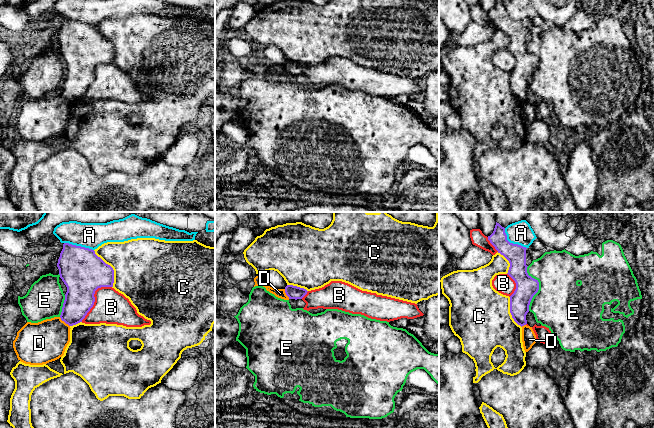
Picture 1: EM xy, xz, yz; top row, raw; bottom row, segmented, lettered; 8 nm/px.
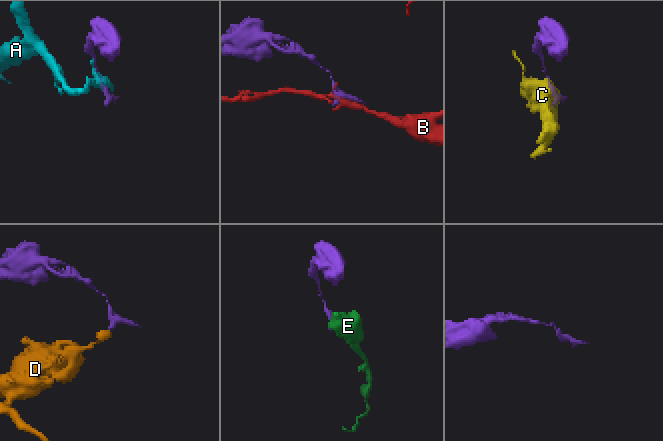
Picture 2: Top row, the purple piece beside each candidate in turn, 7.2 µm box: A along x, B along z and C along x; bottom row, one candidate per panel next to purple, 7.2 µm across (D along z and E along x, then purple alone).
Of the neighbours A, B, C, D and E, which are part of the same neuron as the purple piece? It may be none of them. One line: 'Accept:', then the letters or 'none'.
Accept: none

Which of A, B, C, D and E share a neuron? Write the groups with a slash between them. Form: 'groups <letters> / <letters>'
groups A / B / C / D / E

